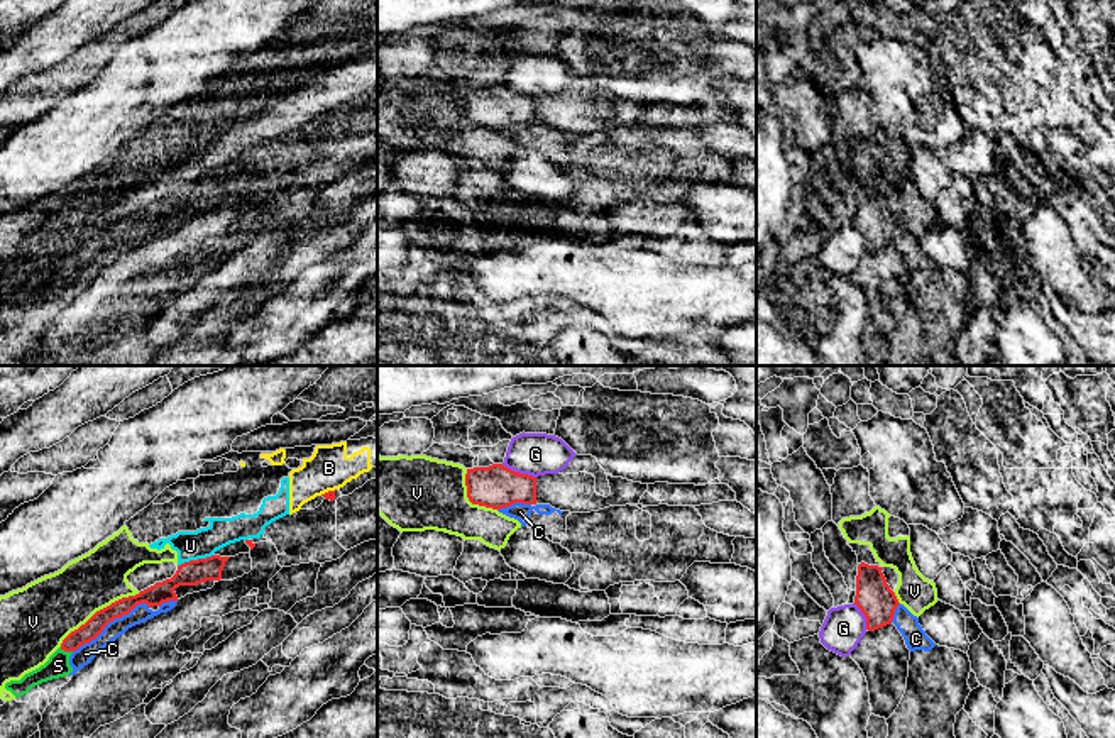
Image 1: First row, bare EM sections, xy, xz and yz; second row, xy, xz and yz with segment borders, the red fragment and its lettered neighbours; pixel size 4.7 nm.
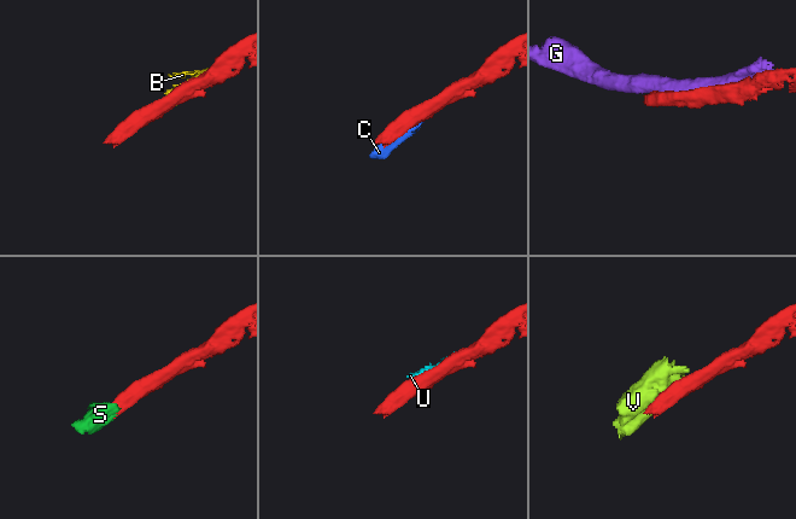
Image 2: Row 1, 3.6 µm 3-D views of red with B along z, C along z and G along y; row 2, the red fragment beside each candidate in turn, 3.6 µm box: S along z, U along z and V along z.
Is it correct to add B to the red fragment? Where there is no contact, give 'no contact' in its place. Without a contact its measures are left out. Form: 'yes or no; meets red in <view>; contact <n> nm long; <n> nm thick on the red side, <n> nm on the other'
no; meets red in xy; contact 80 nm long; 50 nm thick on the red side, 200 nm on the other

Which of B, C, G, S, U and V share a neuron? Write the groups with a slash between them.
B U V / C / G / S

